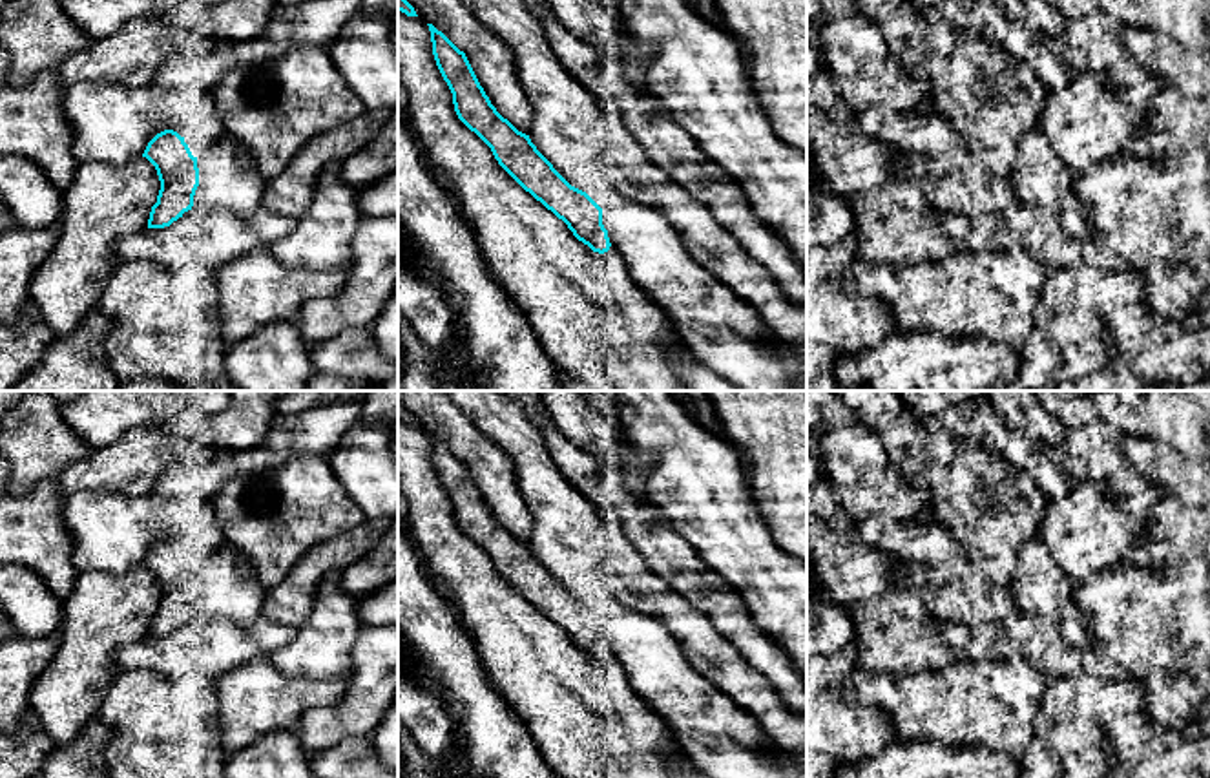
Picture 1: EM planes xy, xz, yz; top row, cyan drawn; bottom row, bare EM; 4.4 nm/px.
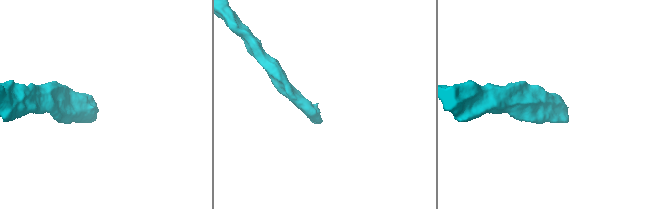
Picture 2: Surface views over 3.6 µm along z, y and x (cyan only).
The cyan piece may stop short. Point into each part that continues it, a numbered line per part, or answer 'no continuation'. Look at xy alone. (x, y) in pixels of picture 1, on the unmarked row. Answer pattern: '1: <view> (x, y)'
1: xy (229, 587)

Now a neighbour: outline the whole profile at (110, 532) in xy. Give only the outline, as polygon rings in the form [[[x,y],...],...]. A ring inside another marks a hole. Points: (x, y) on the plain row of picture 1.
[[[75,491],[64,495],[60,519],[71,535],[71,561],[78,572],[139,568],[157,542],[181,530],[186,531],[184,552],[197,568],[228,544],[212,506],[184,519],[175,500],[153,493]]]

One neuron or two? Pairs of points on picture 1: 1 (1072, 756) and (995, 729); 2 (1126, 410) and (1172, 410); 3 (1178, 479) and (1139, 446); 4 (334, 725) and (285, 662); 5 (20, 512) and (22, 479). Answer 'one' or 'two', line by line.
1: two
2: one
3: one
4: two
5: two

